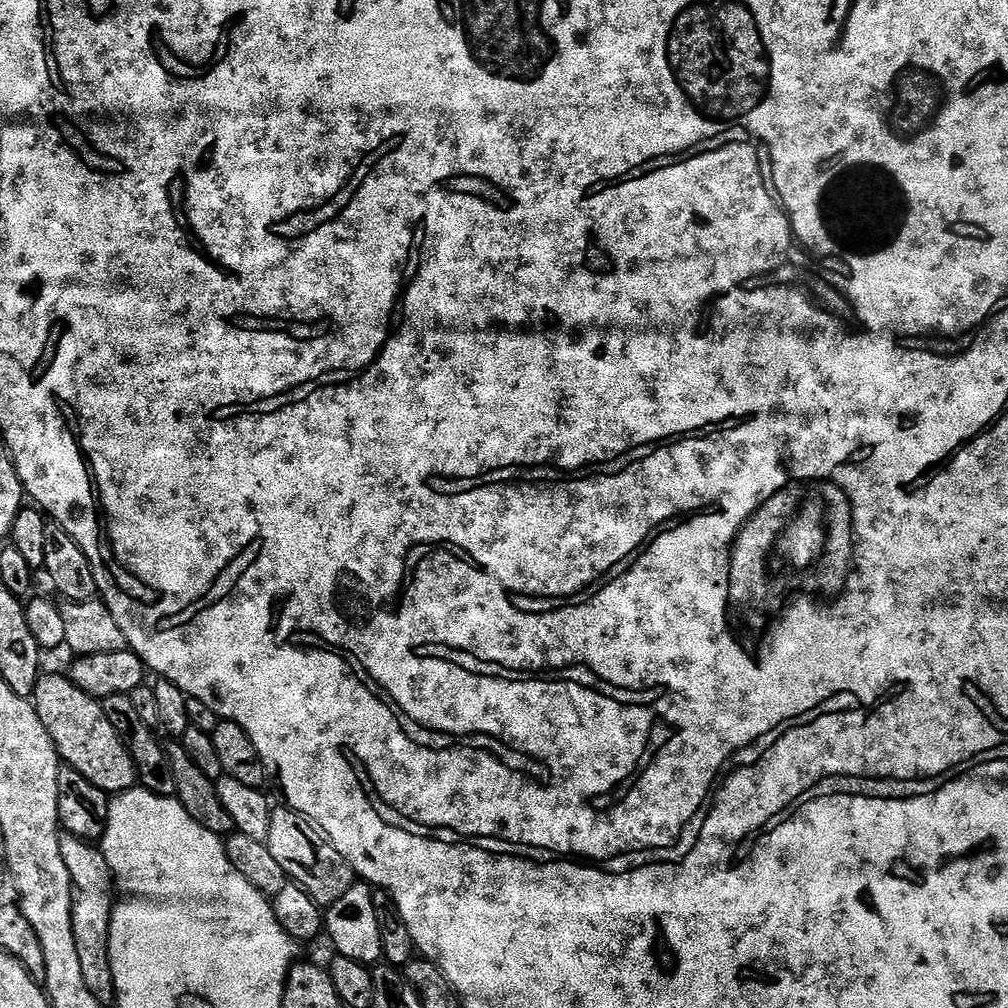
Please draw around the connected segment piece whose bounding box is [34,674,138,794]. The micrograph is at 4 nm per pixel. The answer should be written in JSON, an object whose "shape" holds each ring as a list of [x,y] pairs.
{"shape":[[[44,674],[36,684],[34,703],[38,718],[42,718],[42,726],[46,726],[56,747],[56,752],[67,767],[78,770],[78,774],[82,774],[82,778],[86,778],[86,782],[98,786],[98,790],[109,794],[128,792],[131,788],[137,787],[138,777],[132,755],[126,750],[126,746],[120,735],[114,730],[114,726],[110,726],[110,718],[106,718],[103,703],[95,696],[86,694],[67,675],[48,676],[48,674]]]}

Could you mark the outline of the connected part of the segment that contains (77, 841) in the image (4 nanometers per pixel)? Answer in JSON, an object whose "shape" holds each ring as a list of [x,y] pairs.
{"shape":[[[64,832],[60,837],[60,849],[62,850],[62,862],[66,862],[66,870],[70,870],[70,878],[72,879],[72,917],[74,918],[74,942],[78,945],[78,958],[81,960],[82,975],[86,977],[86,986],[90,986],[90,994],[94,994],[94,998],[98,998],[98,1002],[102,1002],[105,1006],[111,1005],[116,998],[116,987],[114,986],[114,973],[110,966],[110,954],[108,953],[108,939],[110,938],[110,922],[112,921],[112,909],[114,907],[114,896],[112,900],[112,888],[114,892],[114,881],[112,879],[112,868],[108,865],[108,860],[104,856],[103,851],[95,843],[78,838],[74,834]]]}

